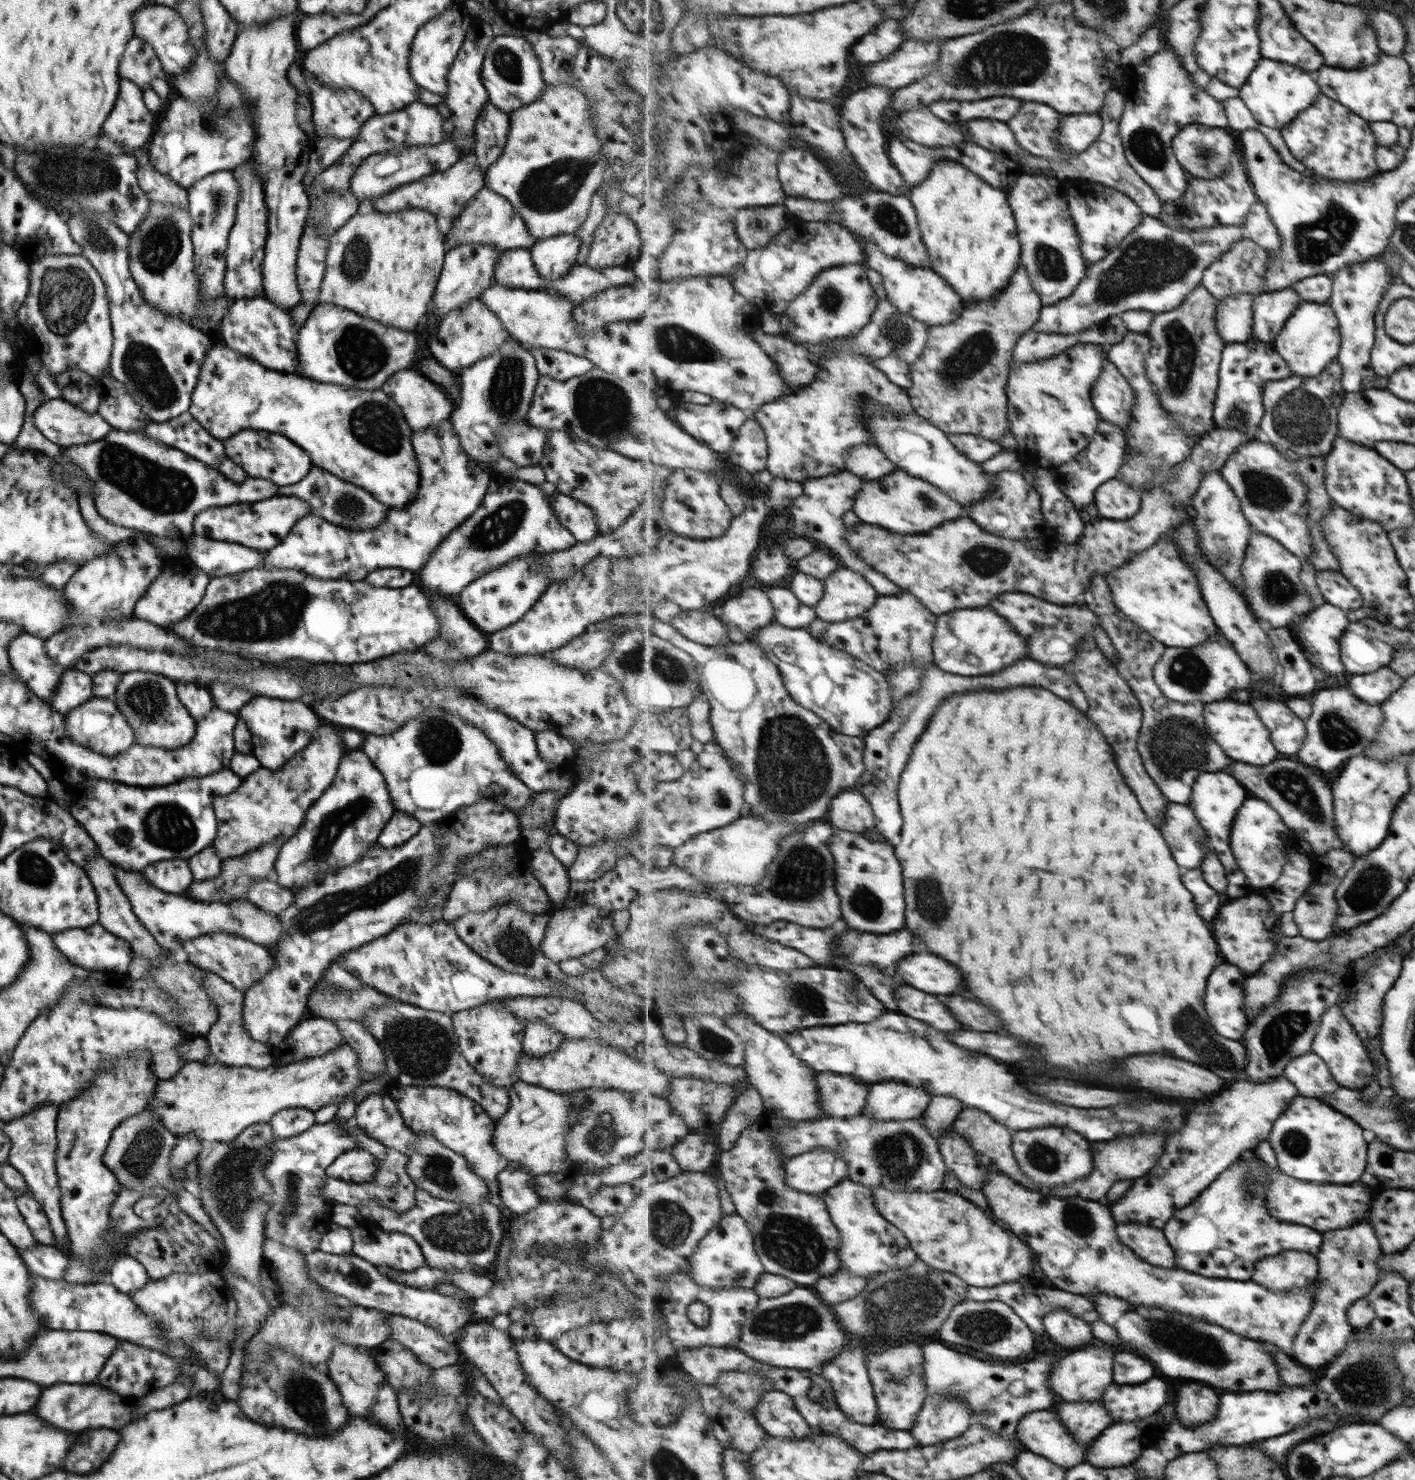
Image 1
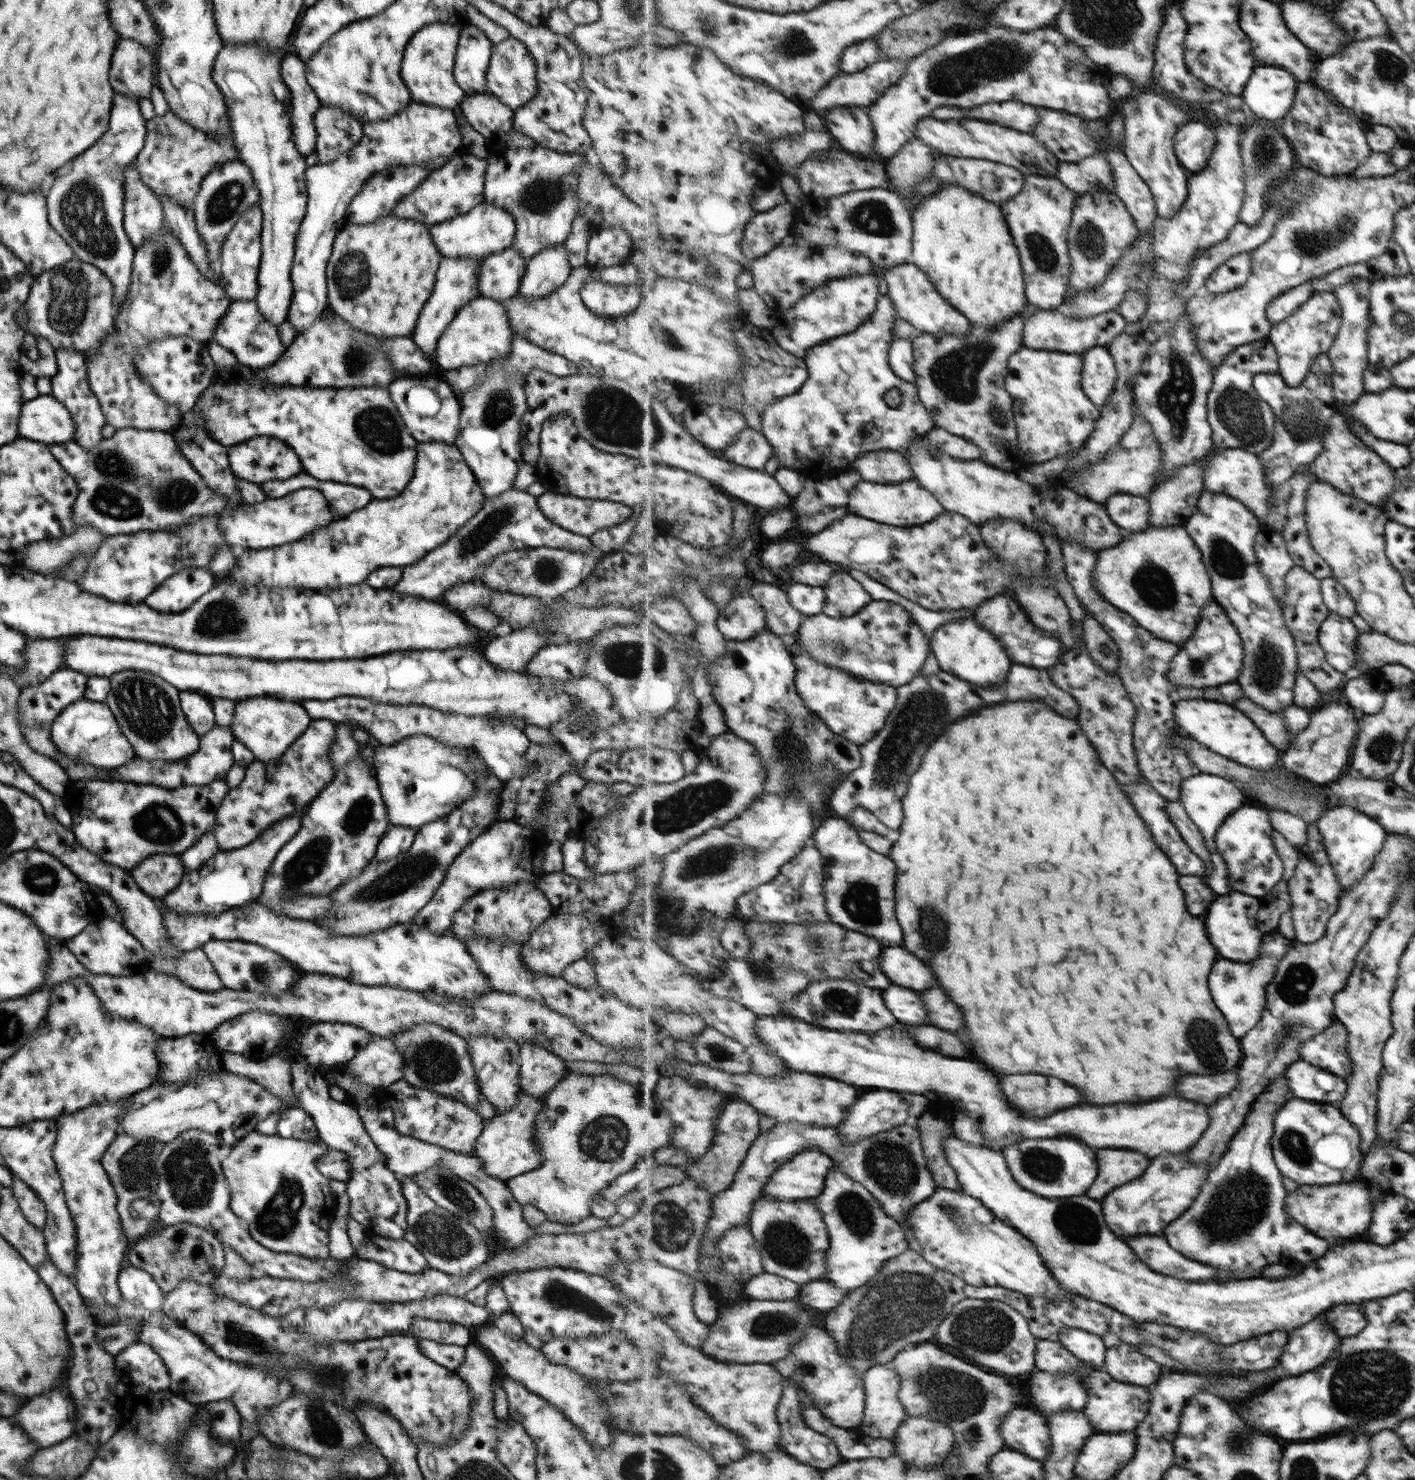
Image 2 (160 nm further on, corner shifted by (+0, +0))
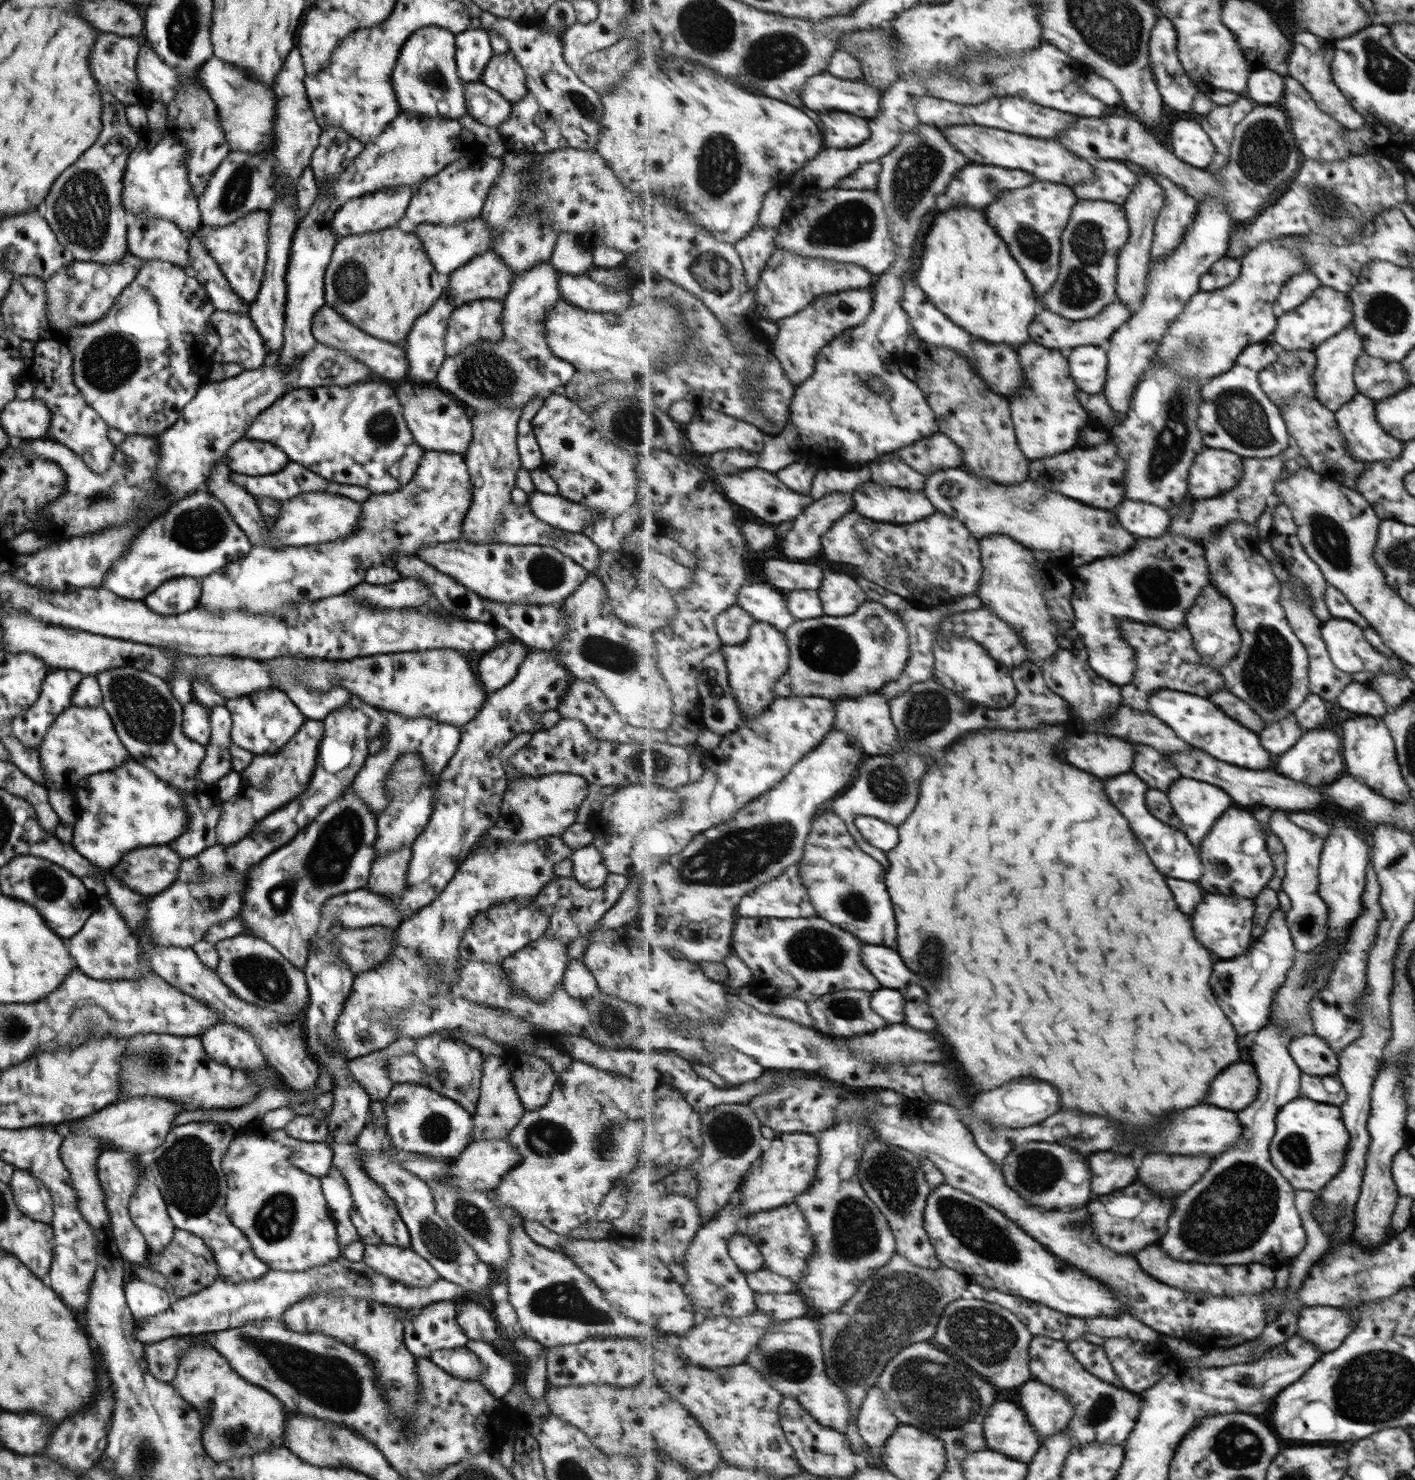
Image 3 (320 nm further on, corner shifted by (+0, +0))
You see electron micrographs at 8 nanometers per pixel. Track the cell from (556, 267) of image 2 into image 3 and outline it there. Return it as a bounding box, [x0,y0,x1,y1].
[437,261,576,412]

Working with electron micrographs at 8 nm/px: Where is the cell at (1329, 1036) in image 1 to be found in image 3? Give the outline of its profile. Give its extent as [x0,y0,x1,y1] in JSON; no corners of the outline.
[1290,1035,1338,1076]

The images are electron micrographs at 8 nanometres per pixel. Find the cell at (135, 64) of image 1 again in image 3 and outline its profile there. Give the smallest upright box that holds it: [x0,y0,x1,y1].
[89,33,143,105]

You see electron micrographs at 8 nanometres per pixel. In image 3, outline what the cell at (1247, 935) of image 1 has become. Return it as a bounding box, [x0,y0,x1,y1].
[1191,894,1256,960]

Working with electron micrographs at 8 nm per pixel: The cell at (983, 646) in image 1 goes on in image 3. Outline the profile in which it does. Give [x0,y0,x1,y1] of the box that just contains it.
[934,635,1018,708]

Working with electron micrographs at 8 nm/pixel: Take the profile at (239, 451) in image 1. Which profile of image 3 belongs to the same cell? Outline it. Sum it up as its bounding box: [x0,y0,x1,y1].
[224,438,289,476]

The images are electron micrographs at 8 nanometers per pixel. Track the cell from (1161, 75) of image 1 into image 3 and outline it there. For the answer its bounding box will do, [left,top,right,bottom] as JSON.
[1145,172,1198,260]

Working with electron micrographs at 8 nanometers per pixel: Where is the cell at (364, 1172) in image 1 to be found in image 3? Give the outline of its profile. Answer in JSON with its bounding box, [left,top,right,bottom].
[261,1129,332,1177]

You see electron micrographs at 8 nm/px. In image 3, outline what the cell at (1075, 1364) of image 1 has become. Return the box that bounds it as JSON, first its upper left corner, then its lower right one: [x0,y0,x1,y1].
[1019,1380,1075,1443]

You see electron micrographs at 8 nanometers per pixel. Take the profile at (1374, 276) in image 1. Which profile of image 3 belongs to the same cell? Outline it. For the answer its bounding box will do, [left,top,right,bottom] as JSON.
[1310,319,1363,413]

